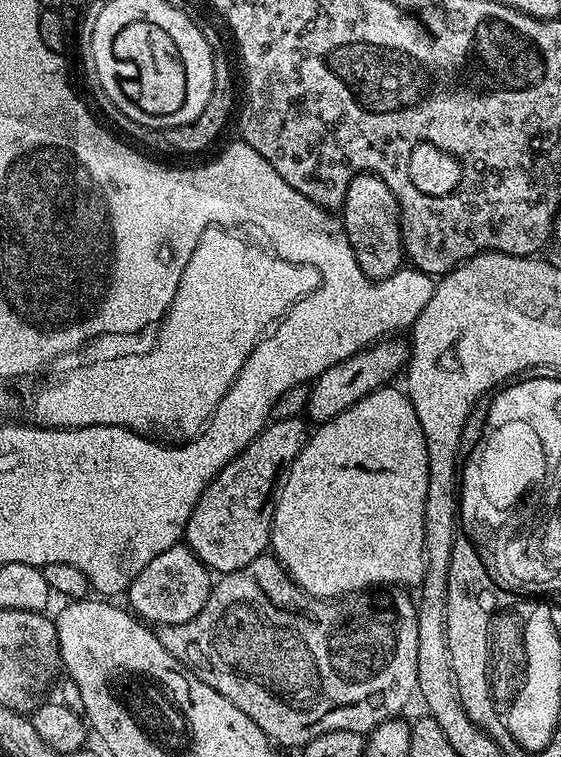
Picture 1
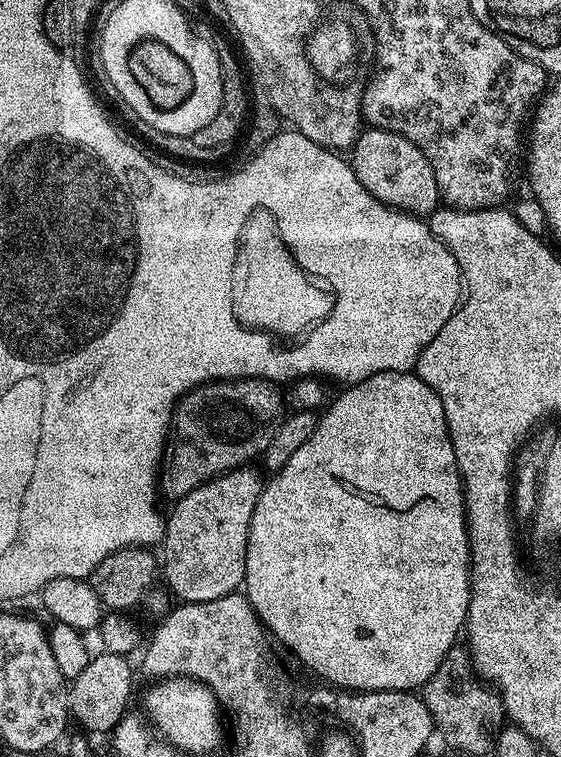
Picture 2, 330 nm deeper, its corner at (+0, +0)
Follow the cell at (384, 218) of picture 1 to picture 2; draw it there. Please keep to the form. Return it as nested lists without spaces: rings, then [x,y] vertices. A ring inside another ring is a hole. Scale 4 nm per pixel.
[[[374,127],[361,131],[350,149],[350,163],[365,190],[378,202],[387,204],[397,212],[427,218],[441,203],[434,170],[428,165],[426,154],[398,134]]]

